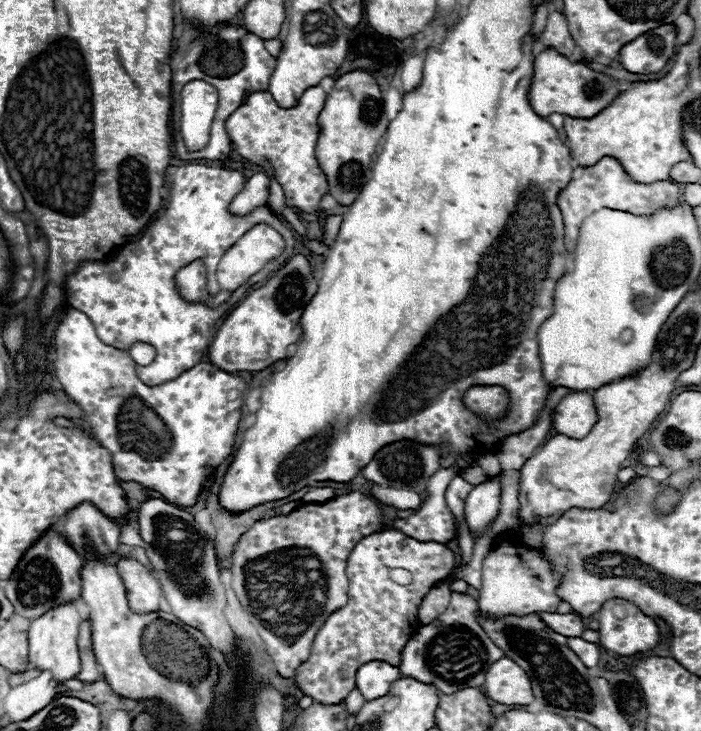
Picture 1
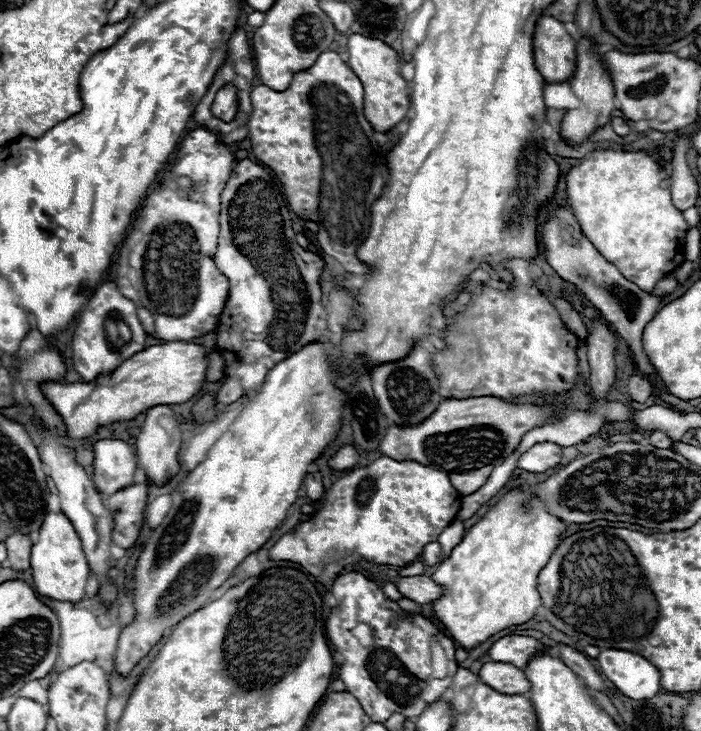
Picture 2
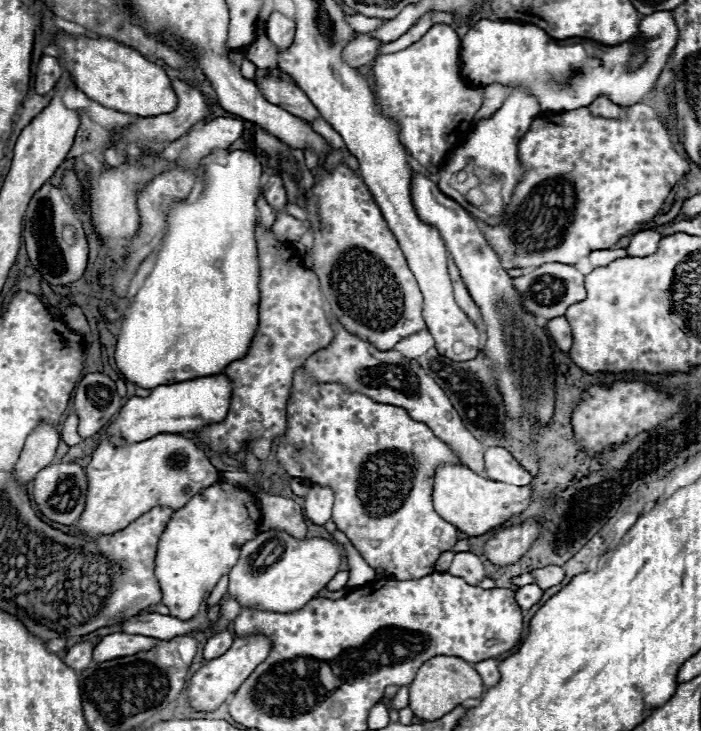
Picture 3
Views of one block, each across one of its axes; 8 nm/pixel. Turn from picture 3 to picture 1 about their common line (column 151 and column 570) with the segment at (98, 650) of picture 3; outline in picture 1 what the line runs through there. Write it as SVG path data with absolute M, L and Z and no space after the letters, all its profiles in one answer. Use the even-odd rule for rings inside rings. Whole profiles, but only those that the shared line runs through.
M568 638L568 646L572 648L572 652L576 652L576 656L580 656L580 660L592 668L598 664L600 660L600 648L592 642L586 642L582 638Z

